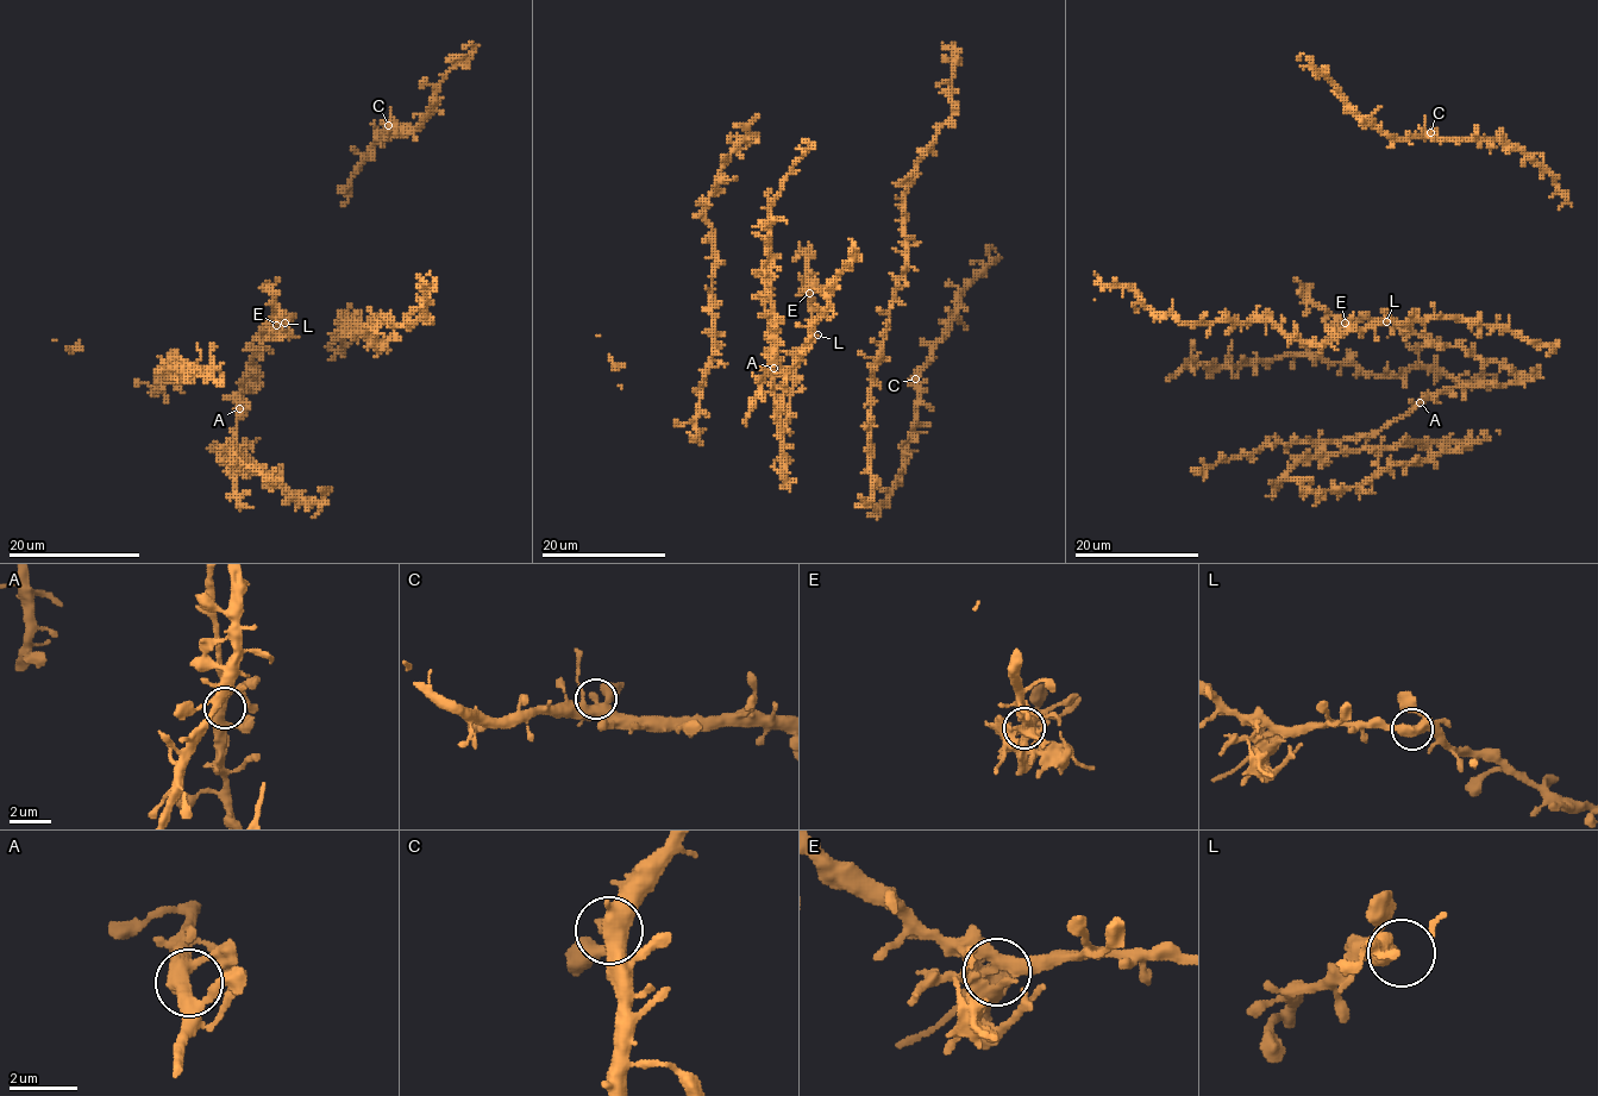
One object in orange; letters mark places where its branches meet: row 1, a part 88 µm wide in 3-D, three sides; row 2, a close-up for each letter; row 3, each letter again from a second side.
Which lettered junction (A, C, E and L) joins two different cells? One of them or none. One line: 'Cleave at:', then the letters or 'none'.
Cleave at: E

